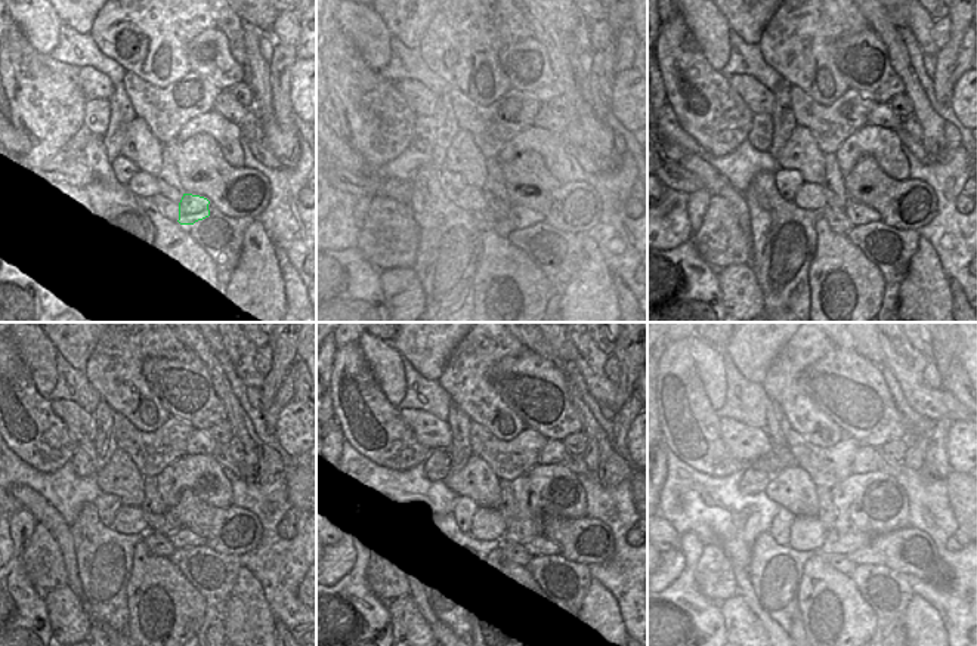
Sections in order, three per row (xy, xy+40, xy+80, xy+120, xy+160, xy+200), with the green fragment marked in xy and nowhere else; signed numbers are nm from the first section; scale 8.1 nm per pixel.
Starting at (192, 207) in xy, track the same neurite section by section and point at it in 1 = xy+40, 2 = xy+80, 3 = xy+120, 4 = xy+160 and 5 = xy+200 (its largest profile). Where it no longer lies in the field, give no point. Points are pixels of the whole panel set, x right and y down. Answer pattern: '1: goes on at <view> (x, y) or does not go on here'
1: goes on at xy+40 (522, 216)
2: goes on at xy+80 (858, 213)
3: goes on at xy+120 (201, 546)
4: goes on at xy+160 (540, 546)
5: goes on at xy+200 (868, 555)

